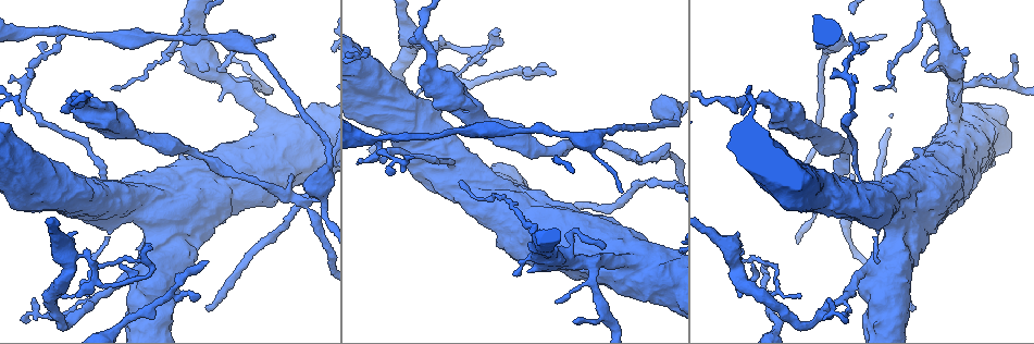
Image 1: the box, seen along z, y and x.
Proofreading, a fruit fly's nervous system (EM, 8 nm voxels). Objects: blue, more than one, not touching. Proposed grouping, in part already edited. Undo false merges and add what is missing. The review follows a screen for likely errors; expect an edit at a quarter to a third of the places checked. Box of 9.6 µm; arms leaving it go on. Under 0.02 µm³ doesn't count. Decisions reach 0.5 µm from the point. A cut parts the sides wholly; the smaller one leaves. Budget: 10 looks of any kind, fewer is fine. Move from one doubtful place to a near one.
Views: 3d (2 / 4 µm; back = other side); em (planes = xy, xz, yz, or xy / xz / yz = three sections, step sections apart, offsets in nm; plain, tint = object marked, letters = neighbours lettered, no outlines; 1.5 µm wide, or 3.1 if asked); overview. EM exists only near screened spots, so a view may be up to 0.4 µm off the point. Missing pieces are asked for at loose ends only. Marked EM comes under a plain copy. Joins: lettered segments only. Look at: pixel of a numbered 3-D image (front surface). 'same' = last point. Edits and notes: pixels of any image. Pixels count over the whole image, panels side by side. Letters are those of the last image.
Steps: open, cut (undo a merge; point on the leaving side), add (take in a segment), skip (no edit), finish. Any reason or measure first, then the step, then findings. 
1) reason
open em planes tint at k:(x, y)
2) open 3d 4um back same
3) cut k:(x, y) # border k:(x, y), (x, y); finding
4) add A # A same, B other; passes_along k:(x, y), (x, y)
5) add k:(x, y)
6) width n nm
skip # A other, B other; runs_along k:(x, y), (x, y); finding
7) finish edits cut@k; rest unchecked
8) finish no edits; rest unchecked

calibre changes
open em 3.1um xy step 8 tint at 1:(452, 161)

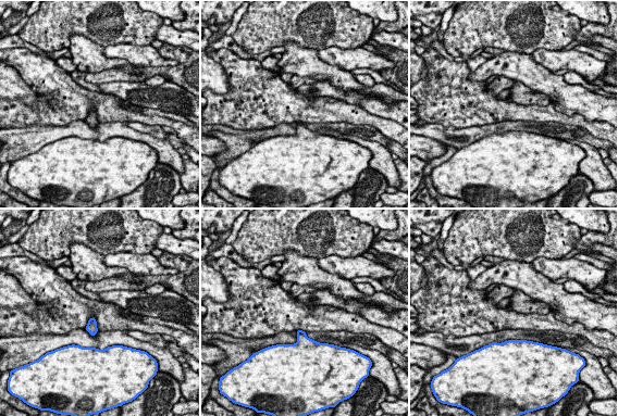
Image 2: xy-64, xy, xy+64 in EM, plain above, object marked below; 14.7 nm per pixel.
another direction
open em 3.1um planes tint same

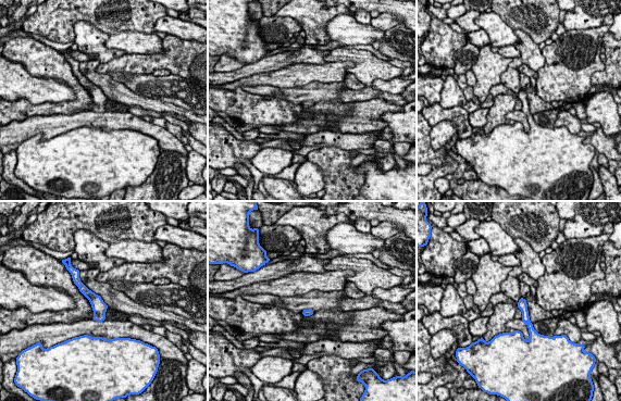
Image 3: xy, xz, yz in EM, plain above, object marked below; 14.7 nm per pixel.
what lies round it
open em 3.1um planes letters same

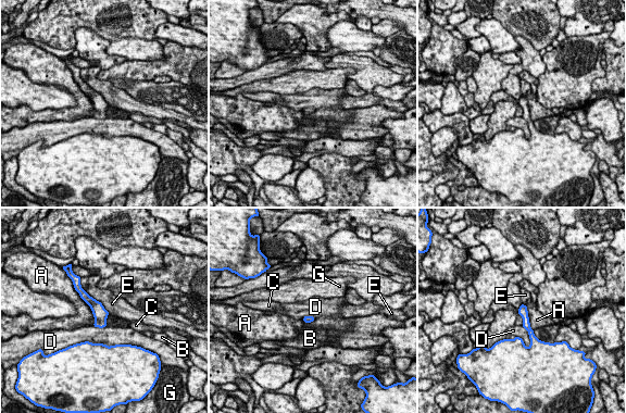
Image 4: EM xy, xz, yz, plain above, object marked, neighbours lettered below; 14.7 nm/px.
skip # A other, B other, C other, D other, E other, G other; all the same neuron

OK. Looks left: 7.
an open end
open 3d 4um at 1:(48, 46)

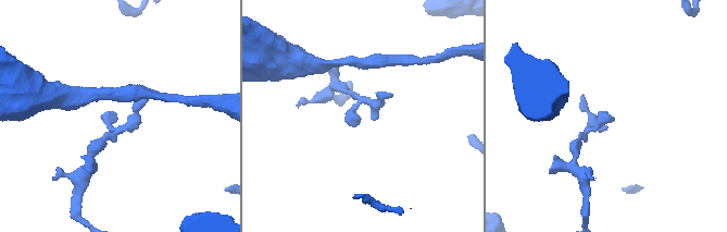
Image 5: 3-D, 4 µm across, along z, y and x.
now the EM
open em planes letters at 5:(606, 112)

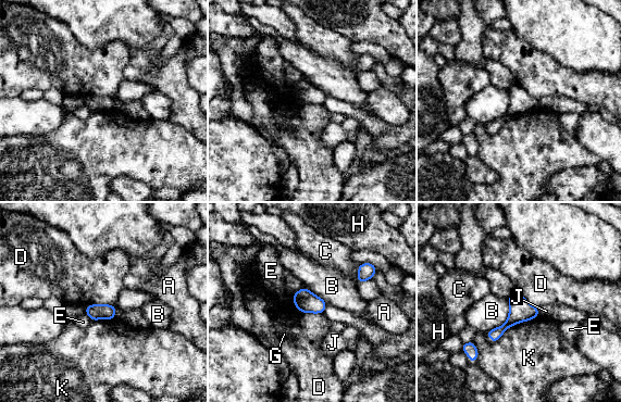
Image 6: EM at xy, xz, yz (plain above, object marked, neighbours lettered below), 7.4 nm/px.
skip # A other, B other, C other, D other, E other, G other, H other, J other, K other; border 6:(293, 293), (300, 311), (322, 313); none of them fits

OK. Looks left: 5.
an open end
open 3d 2um at 1:(926, 71)

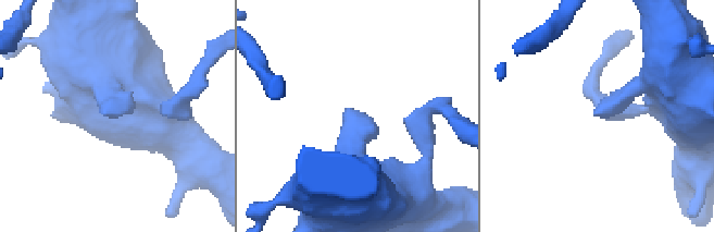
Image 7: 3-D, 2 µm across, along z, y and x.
open em xz step 4 letters at 7:(594, 114)

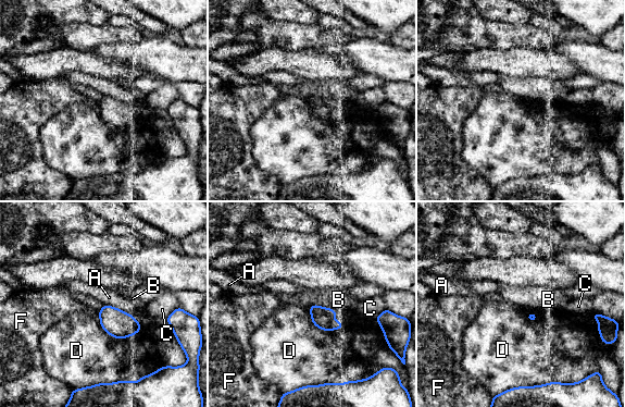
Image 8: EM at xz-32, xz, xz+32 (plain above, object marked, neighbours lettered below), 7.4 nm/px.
cut it another way
open em planes letters same

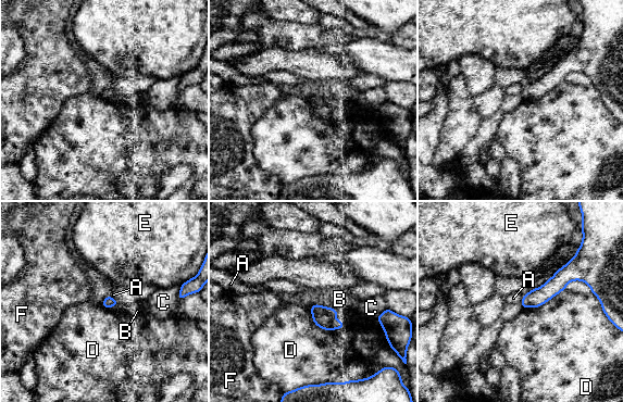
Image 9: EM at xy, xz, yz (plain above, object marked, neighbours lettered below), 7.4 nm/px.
skip # A other, B other, C other, D other, E other, F other; none of them fits

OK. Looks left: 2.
long arm stops here
open em yz step 8 letters at 1:(207, 310)

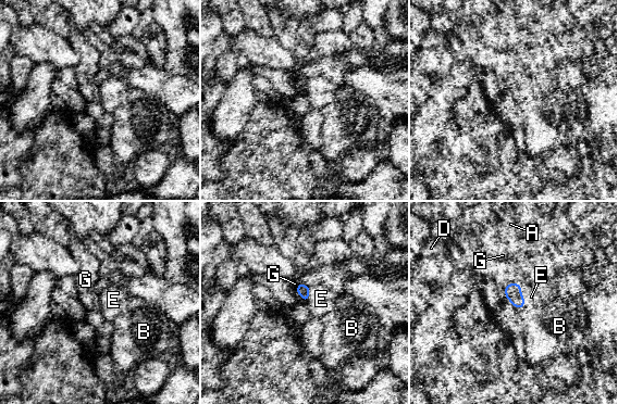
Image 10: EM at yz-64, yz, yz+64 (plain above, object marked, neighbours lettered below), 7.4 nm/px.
add E # A other, B other, D other, E same, G other; it goes on there

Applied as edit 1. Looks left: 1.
finish edits add@10; rest unchecked

